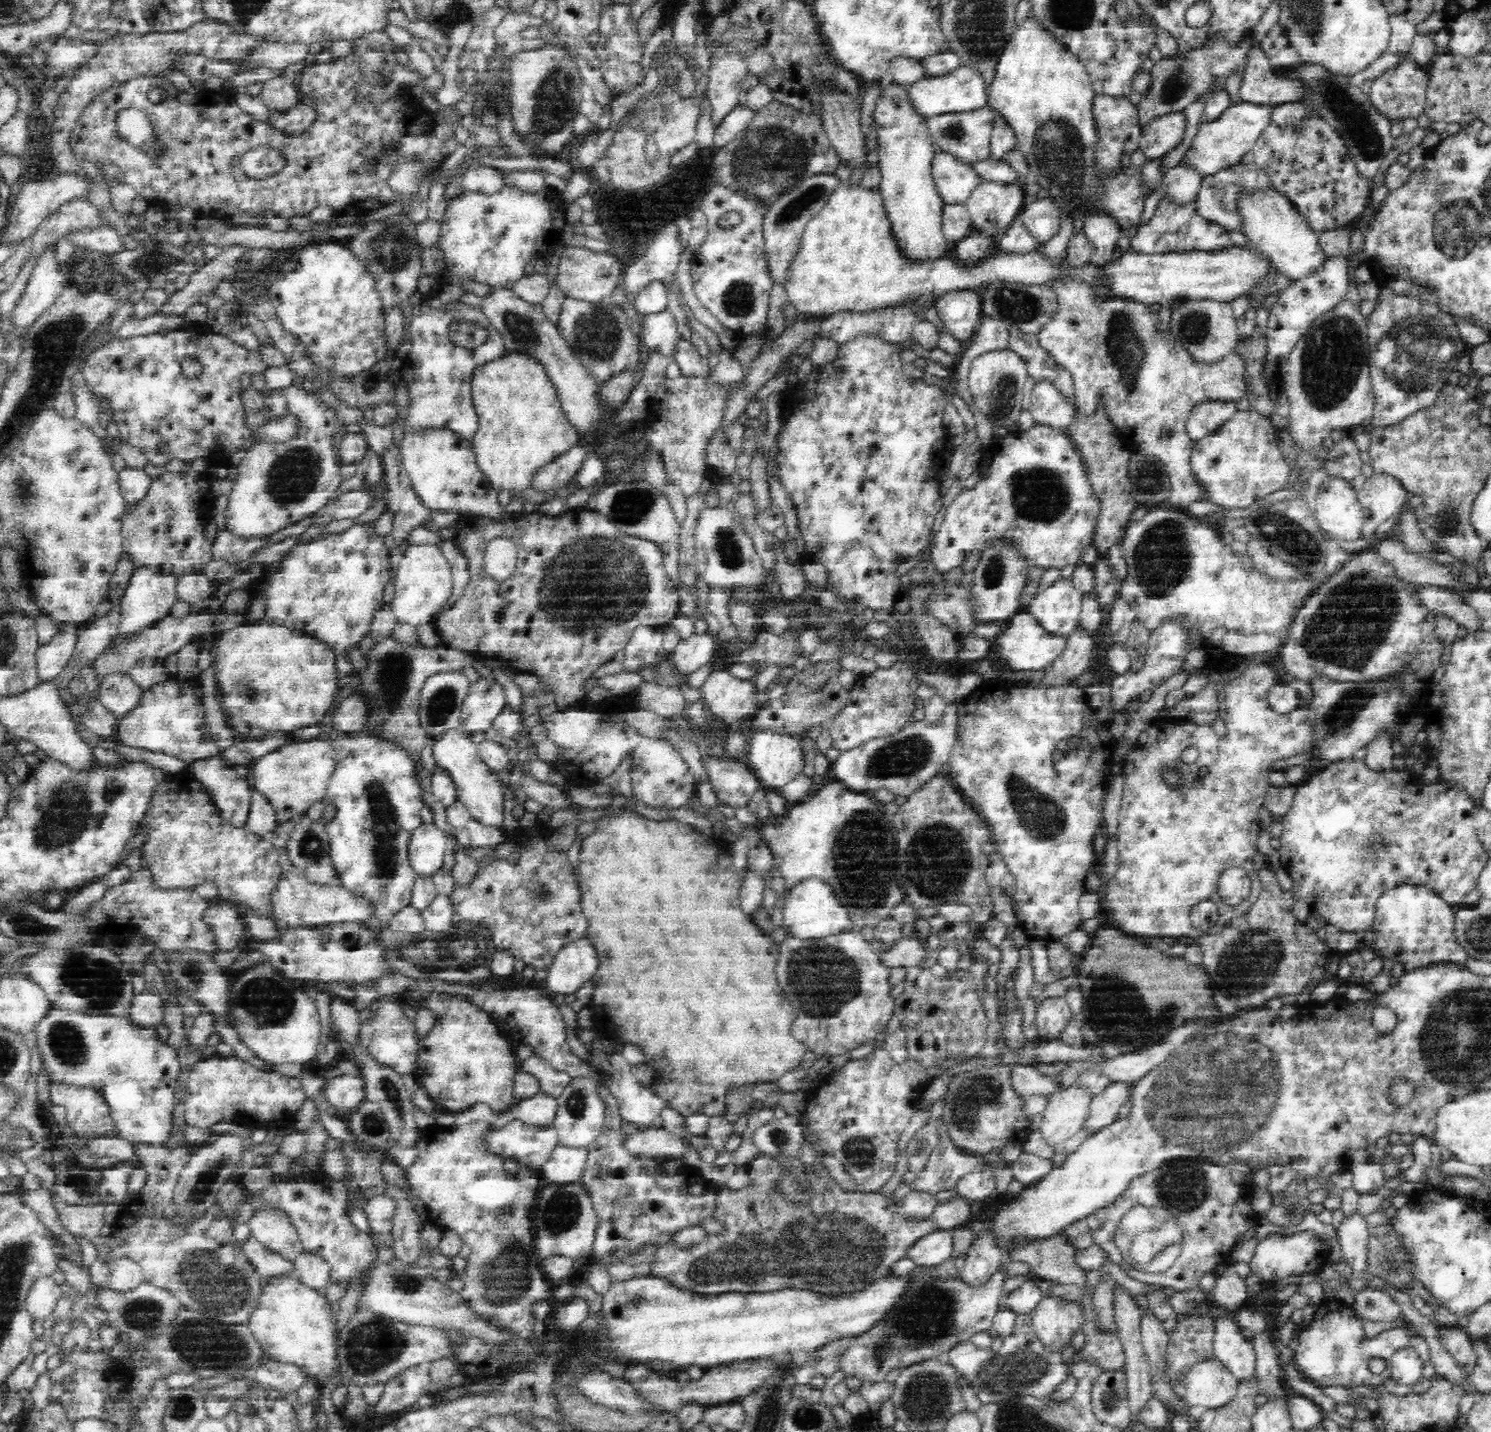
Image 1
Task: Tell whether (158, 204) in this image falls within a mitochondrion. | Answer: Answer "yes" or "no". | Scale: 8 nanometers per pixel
no

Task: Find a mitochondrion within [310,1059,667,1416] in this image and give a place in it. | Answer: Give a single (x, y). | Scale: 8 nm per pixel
(373, 1344)

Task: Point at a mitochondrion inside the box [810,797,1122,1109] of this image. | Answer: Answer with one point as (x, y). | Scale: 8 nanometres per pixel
(870, 889)

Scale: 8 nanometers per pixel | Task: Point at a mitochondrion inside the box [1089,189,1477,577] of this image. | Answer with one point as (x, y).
(1334, 354)

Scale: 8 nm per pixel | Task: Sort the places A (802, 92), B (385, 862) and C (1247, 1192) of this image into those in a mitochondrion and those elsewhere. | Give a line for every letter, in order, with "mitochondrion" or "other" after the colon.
A: other
B: mitochondrion
C: other

